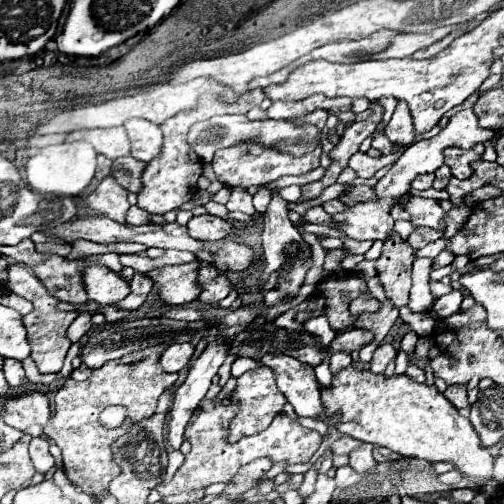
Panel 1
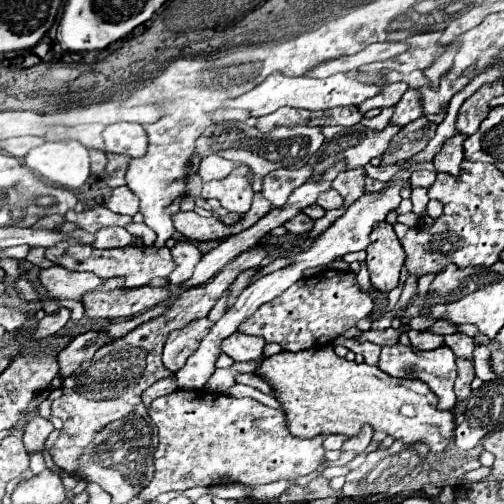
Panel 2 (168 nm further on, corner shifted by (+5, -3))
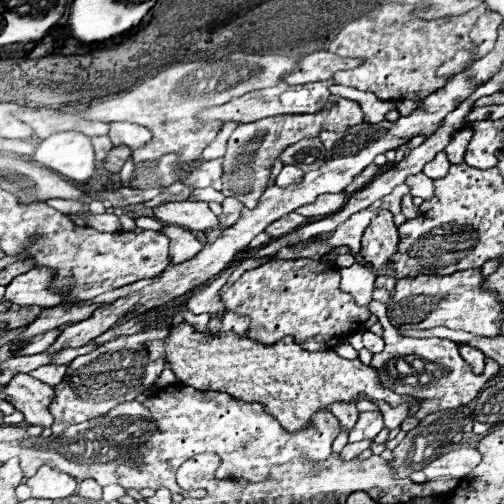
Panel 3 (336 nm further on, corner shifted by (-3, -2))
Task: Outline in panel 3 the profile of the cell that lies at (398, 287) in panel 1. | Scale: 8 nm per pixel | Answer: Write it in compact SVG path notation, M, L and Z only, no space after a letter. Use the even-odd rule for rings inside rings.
M388 210L380 212L362 236L362 258L372 264L374 270L388 268L390 258L398 252L398 228Z

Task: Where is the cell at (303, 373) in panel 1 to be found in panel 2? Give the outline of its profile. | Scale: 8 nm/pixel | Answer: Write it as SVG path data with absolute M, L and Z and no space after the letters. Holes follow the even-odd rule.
M234 333L232 337L222 341L222 351L230 355L234 361L248 361L256 359L262 355L264 349L264 339L262 337L252 337L244 333Z

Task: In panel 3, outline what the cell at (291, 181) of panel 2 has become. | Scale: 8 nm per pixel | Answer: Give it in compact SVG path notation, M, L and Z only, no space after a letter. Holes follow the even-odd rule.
M284 166L282 172L280 172L278 178L276 178L276 186L286 188L286 186L294 184L296 180L302 180L302 176L304 176L304 174L302 174L298 168L294 168L294 166Z

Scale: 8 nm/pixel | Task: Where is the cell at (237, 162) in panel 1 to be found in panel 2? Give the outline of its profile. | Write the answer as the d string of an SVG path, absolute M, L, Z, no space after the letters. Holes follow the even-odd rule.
M208 155L202 159L200 163L200 169L198 169L198 175L204 183L208 181L214 181L214 179L224 179L230 175L232 169L240 167L242 163L234 163L234 161L228 161L228 159L222 159L218 155Z

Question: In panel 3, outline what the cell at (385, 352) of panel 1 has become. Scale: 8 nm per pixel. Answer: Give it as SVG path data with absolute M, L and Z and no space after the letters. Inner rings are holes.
M364 332L362 342L364 342L364 348L366 348L366 350L370 350L372 354L378 354L378 352L382 352L382 350L384 350L384 340L382 340L380 336L372 334L372 332Z

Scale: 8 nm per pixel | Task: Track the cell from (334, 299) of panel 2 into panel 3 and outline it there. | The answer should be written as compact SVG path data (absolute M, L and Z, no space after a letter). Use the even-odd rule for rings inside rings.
M270 260L262 264L260 268L244 272L224 294L222 302L228 312L248 316L248 338L260 342L260 344L276 344L284 336L292 336L298 344L302 344L308 350L328 350L340 344L344 338L348 338L358 326L362 326L370 310L366 306L358 306L356 300L340 290L340 272L332 266L326 266L322 260Z

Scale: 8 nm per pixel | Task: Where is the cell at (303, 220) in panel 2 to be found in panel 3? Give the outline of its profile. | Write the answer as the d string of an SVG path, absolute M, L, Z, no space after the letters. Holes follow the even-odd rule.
M290 212L290 214L282 216L280 220L272 222L272 224L266 228L266 232L268 232L272 238L280 238L280 236L284 236L284 234L290 234L290 232L296 230L298 226L304 226L306 222L308 222L308 218L300 216L298 212Z

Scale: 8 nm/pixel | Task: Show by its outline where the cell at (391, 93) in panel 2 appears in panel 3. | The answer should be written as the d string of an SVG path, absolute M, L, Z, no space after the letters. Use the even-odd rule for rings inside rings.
M384 4L352 22L348 22L338 36L330 42L328 52L338 56L358 56L364 58L364 64L356 70L336 72L334 80L344 86L352 86L356 90L370 90L378 100L424 100L424 96L436 92L446 84L446 80L436 76L436 68L450 60L458 50L472 48L468 32L480 14L484 14L486 6L462 14L448 16L440 20L422 20L412 16L414 6L406 4Z

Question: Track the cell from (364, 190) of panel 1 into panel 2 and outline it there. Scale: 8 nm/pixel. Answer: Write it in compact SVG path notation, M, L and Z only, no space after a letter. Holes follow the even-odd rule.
M328 189L326 193L322 193L320 197L318 197L318 205L324 209L324 211L330 211L330 209L338 209L340 205L342 205L342 197L340 197L340 193L338 191L334 191L334 189Z

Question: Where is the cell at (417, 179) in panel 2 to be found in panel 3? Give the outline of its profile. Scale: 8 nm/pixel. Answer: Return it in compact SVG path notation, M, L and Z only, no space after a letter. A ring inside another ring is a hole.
M440 152L434 160L430 160L426 166L424 166L424 174L432 180L438 180L438 178L444 178L448 174L448 168L450 168L450 162L446 158L444 152Z

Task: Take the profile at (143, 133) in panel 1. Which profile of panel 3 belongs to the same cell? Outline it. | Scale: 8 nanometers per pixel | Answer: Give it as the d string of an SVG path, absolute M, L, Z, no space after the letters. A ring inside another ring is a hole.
M112 122L108 136L114 146L128 146L128 148L136 150L150 142L152 132L144 126L132 124L132 122Z

